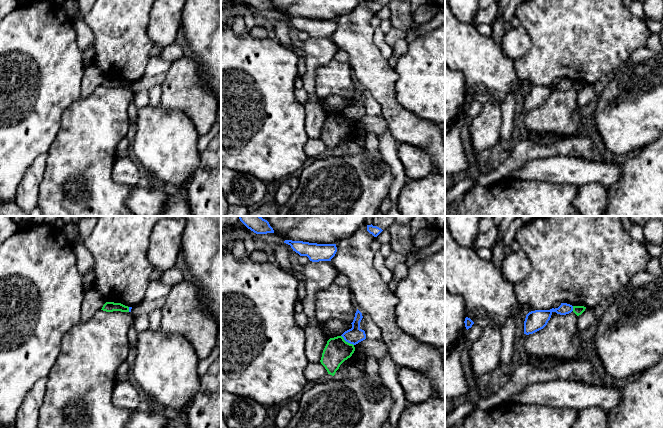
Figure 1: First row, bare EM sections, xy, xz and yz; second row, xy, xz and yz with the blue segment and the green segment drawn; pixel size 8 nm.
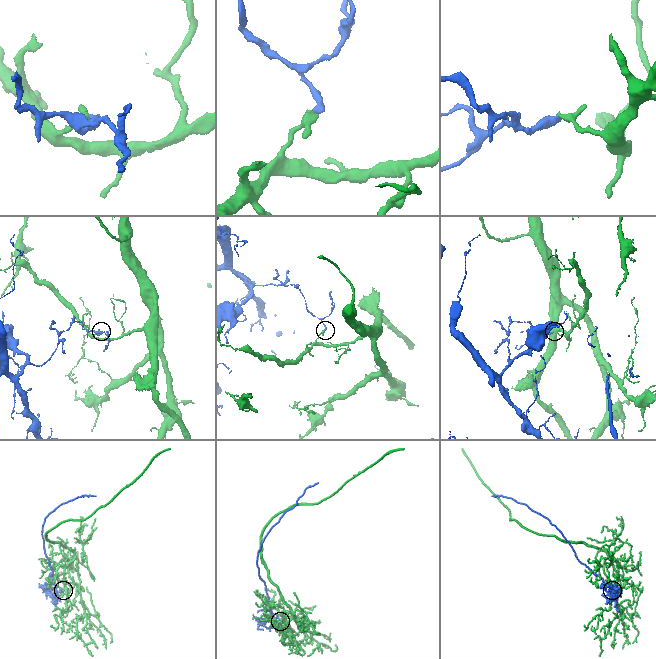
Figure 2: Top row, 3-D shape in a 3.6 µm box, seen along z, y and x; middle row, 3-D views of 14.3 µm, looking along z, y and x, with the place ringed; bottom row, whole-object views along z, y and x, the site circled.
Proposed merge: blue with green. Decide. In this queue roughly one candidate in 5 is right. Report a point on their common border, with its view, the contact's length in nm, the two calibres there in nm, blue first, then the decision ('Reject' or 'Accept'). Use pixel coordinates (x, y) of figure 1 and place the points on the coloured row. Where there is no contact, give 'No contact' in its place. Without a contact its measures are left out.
Touches blue at xz (347, 341). Shared border 130 nm. Thickness 130 nm (blue) against 200 nm. Reject

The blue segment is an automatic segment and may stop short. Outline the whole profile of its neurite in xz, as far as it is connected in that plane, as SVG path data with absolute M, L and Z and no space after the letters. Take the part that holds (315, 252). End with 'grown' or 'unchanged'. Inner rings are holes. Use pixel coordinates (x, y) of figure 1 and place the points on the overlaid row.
M285 240L293 251L300 256L307 256L312 262L331 261L337 252L336 244L317 244L303 241Z; unchanged

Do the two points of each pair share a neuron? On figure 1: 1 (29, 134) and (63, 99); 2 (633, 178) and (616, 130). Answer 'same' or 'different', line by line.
1: same
2: different

